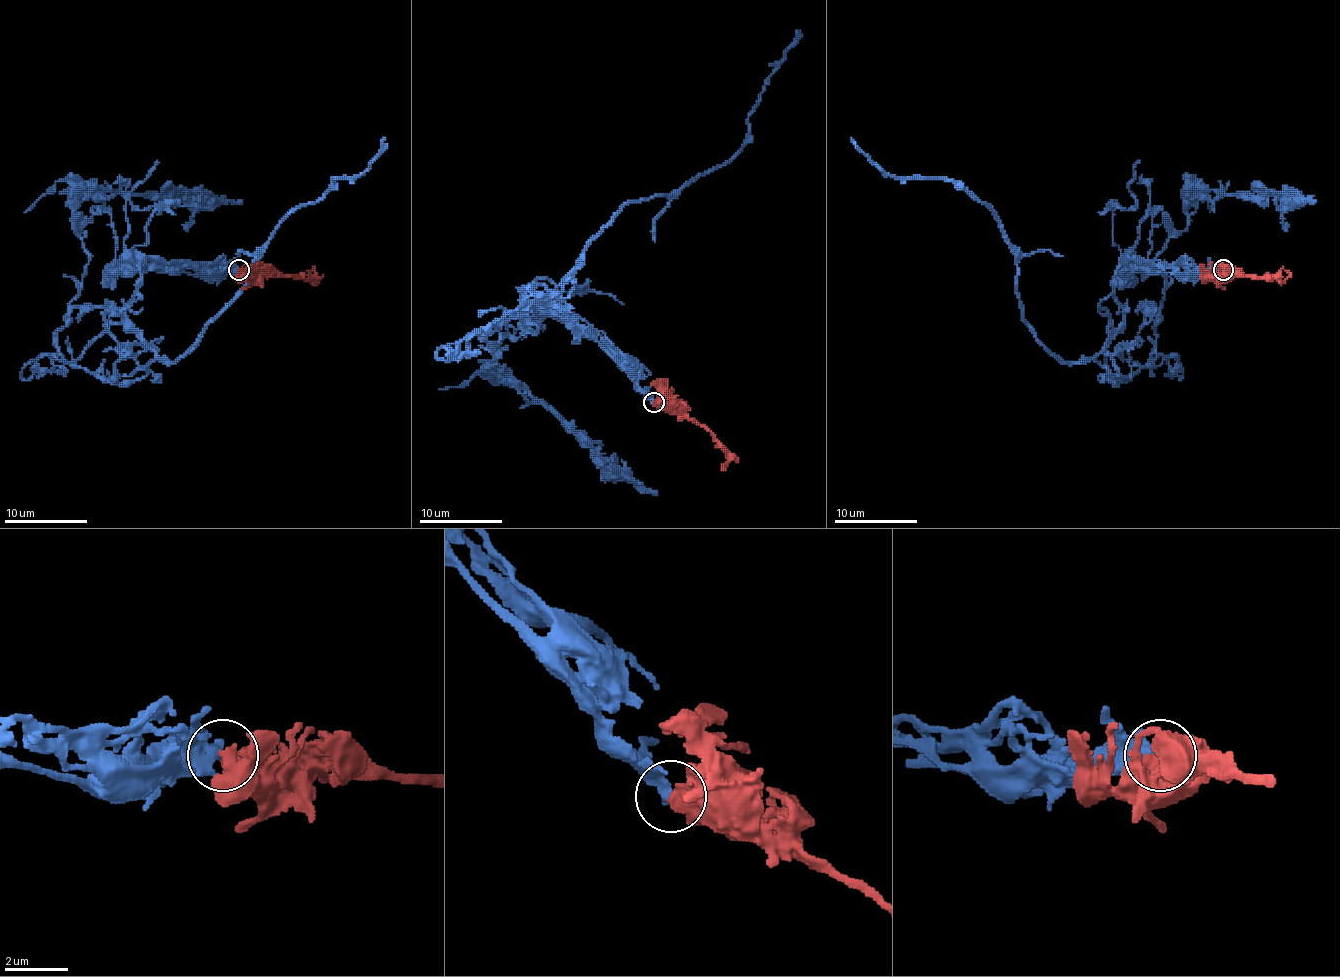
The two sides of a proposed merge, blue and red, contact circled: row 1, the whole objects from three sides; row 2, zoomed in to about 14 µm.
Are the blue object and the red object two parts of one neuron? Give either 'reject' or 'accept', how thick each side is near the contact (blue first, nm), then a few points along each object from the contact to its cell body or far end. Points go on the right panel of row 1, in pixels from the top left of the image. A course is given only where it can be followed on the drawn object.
accept; calibres 240 and 420 nm; course blue (1222, 270), (1117, 270), (1100, 308), (1115, 382), (1154, 351), (1154, 258), (1196, 198), (1316, 200); course red (1222, 270), (1276, 281), (1283, 281), (1289, 274), (1285, 270)

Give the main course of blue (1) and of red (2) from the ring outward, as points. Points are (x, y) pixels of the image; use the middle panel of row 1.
1: (653, 401), (553, 283), (522, 287), (537, 285), (472, 335), (503, 333), (489, 366), (657, 495)
2: (653, 401), (686, 414), (711, 433), (729, 455), (725, 468), (721, 464)

